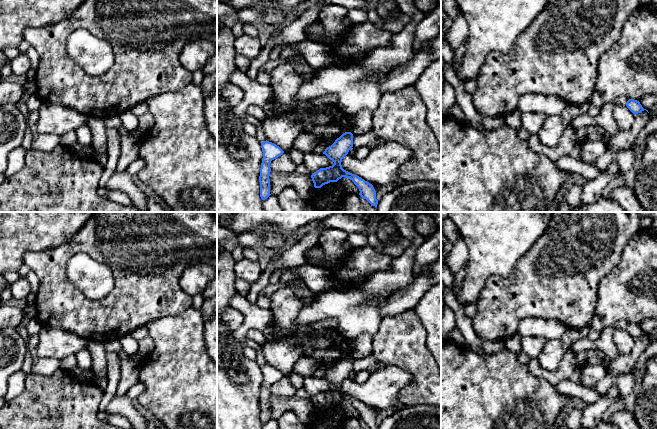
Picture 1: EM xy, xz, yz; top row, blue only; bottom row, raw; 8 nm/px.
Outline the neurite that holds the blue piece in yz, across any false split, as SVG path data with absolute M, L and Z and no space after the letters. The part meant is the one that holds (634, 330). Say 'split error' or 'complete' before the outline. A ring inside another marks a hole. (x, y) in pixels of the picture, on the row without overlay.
complete; M629 323L626 327L626 330L633 338L638 338L646 334L642 331L639 325L633 323Z

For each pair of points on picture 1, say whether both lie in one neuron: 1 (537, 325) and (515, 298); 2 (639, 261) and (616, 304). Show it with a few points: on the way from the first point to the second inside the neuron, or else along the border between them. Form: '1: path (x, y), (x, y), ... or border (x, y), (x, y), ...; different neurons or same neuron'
1: border (554, 318), (523, 318), (516, 332); different neurons
2: path (634, 272), (624, 282), (623, 293); same neuron

